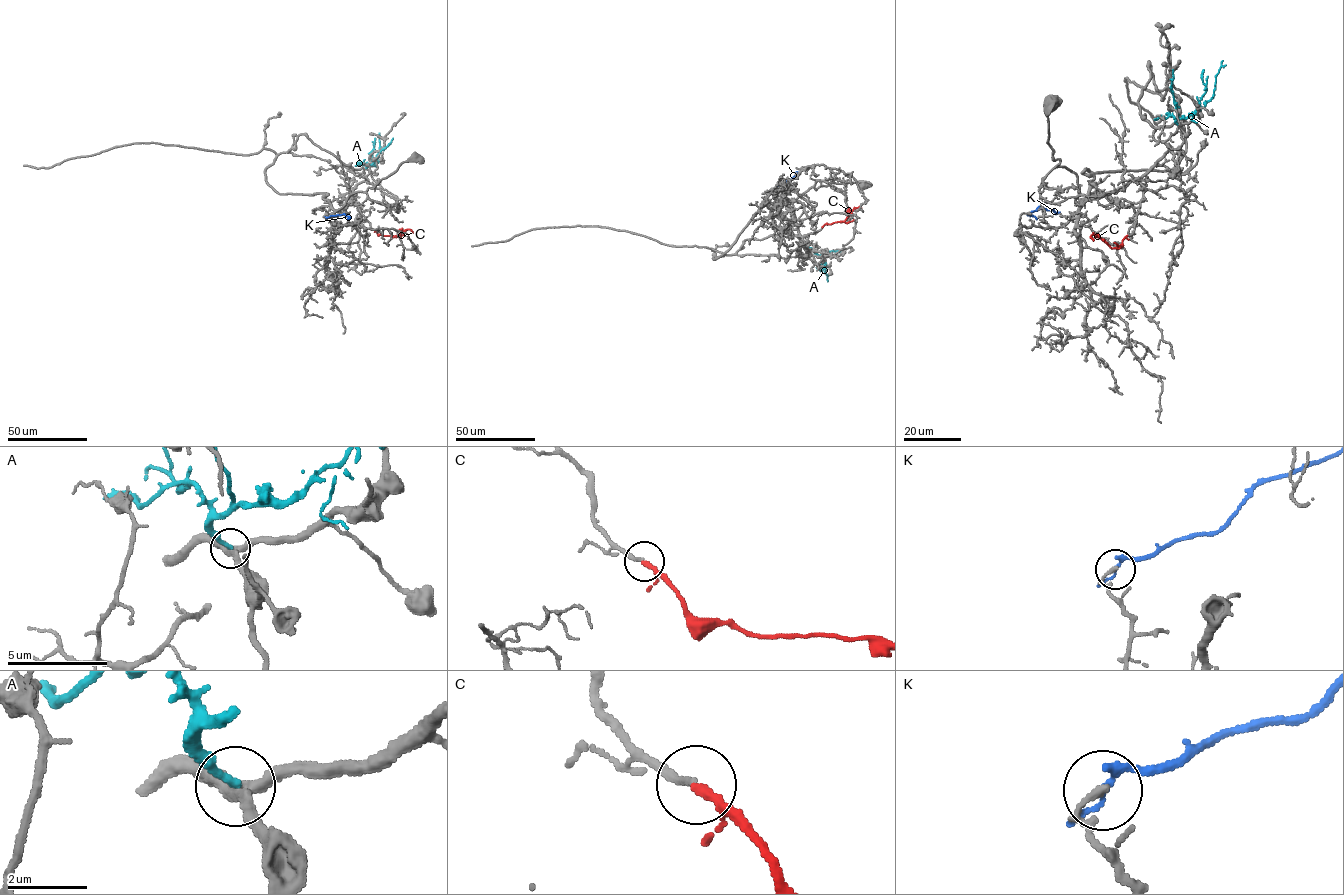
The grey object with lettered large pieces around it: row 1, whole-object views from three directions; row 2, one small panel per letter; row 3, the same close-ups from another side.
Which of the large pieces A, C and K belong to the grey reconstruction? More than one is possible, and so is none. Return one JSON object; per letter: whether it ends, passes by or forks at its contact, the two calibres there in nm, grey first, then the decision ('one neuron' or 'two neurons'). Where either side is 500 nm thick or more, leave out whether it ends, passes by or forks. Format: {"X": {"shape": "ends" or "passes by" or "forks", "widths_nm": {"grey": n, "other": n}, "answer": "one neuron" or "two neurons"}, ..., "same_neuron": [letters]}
{"A": {"shape": "ends", "widths_nm": {"grey": 320, "other": 240}, "answer": "two neurons"}, "C": {"shape": "passes by", "widths_nm": {"grey": 170, "other": 160}, "answer": "one neuron"}, "K": {"shape": "passes by", "widths_nm": {"grey": 170, "other": 160}, "answer": "two neurons"}, "same_neuron": ["C"]}

